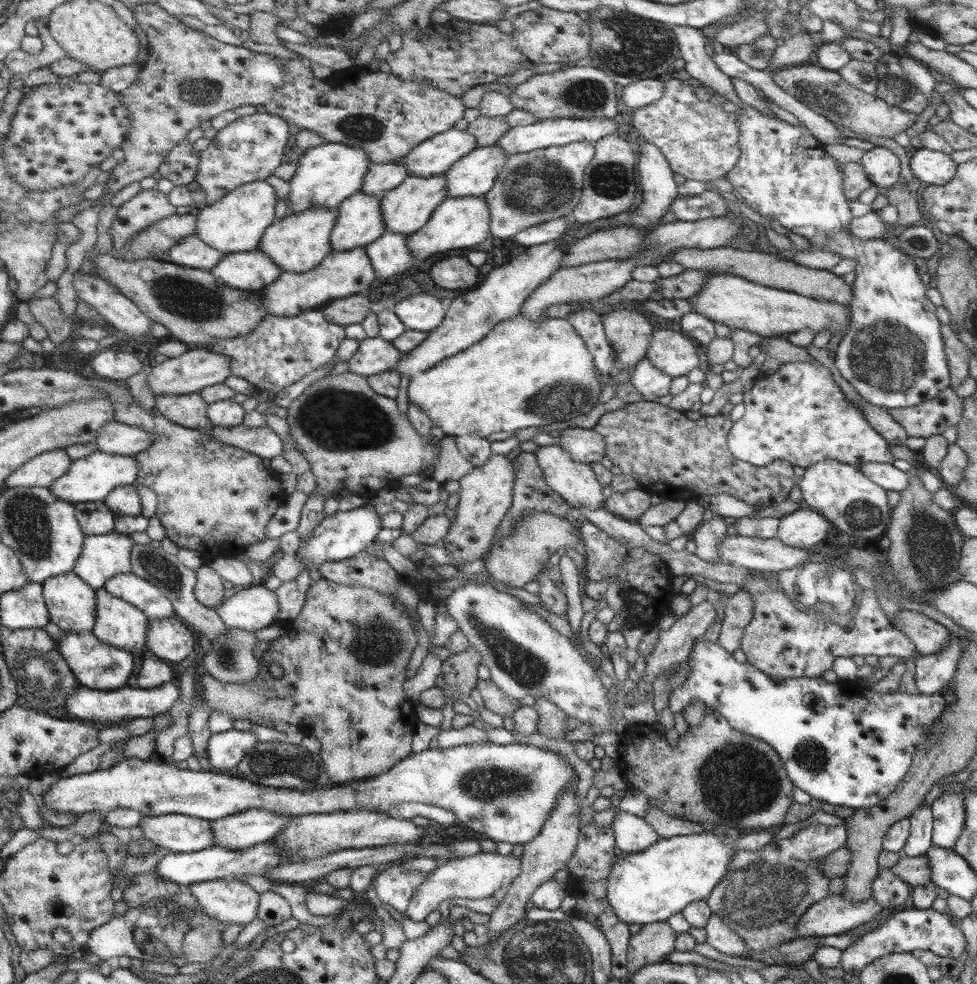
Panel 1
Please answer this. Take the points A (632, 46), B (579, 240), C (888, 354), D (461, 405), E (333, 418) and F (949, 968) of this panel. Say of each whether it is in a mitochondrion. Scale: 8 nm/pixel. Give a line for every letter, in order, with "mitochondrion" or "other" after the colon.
A: mitochondrion
B: other
C: mitochondrion
D: other
E: mitochondrion
F: other

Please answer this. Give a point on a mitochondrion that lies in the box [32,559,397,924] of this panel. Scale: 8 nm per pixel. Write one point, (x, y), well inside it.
(262, 765)

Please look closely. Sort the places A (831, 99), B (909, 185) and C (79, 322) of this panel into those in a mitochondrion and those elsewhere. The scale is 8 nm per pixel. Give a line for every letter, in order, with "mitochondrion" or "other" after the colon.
A: mitochondrion
B: other
C: other

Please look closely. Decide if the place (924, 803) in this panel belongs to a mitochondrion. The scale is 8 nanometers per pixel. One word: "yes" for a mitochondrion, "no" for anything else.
no

